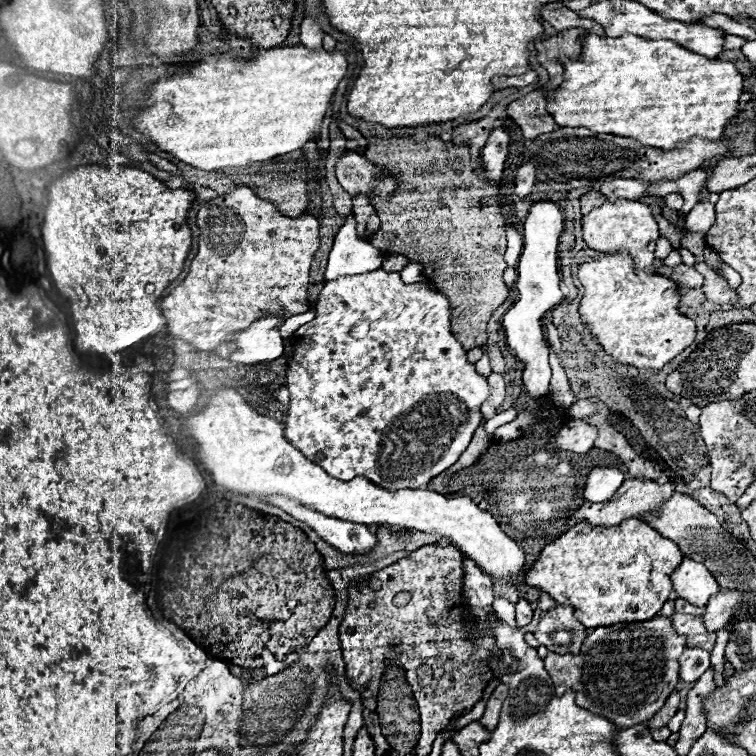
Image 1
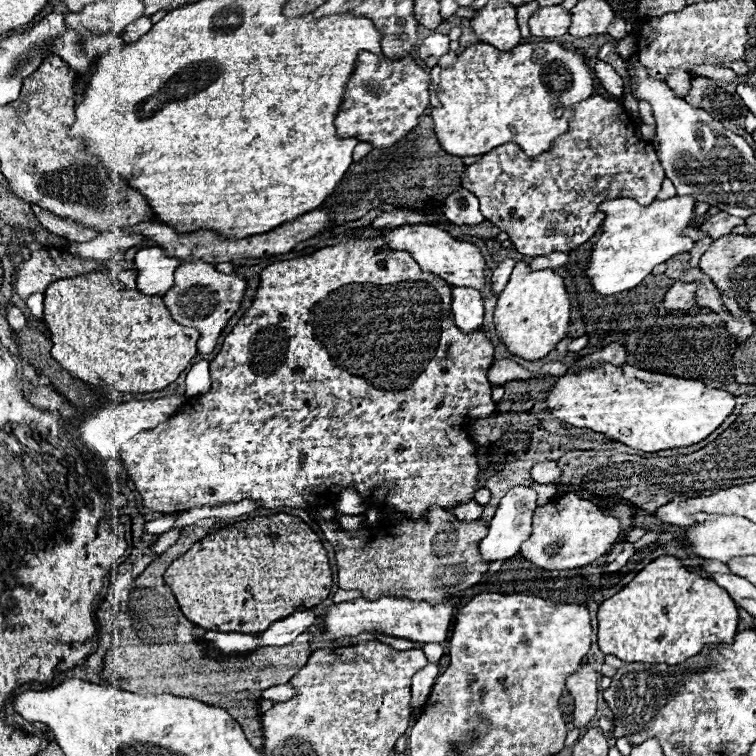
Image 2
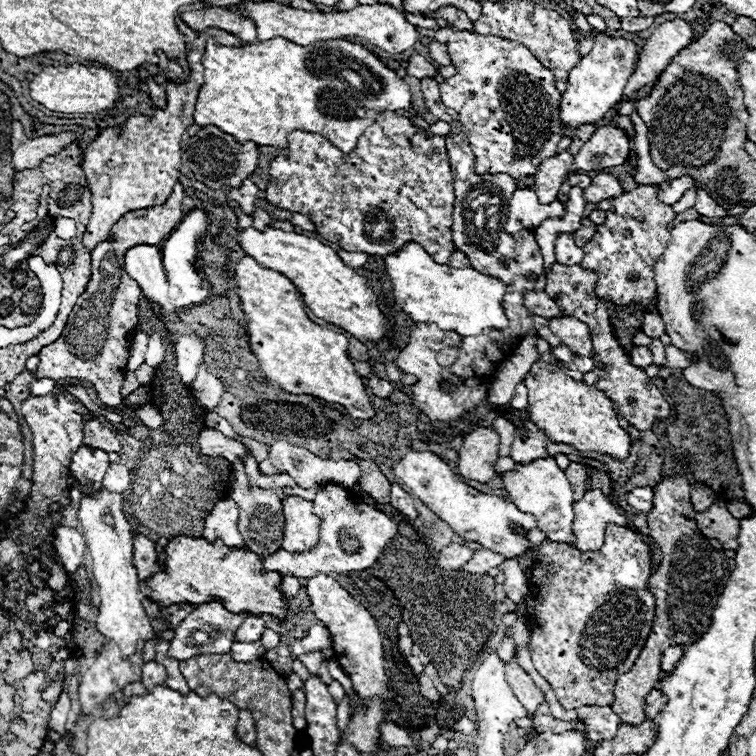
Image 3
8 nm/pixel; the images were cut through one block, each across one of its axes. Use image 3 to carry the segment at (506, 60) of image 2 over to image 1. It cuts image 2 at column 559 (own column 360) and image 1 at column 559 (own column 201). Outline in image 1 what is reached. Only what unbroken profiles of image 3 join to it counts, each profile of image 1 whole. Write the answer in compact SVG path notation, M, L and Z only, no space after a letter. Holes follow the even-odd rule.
M588 34L582 38L582 60L562 60L564 64L564 84L560 88L560 92L552 92L552 104L548 104L548 112L552 112L556 124L560 128L570 126L570 128L588 128L596 134L616 134L616 136L628 136L628 138L636 138L640 140L640 144L652 144L654 148L664 148L664 150L672 150L676 148L680 142L688 142L692 138L708 138L708 140L718 140L724 134L724 126L734 122L734 118L738 116L738 102L742 96L742 86L744 86L744 78L738 72L738 68L734 66L734 62L730 60L710 60L706 56L694 54L686 48L680 48L674 42L668 40L644 40L632 34L620 36L620 38L600 38L596 34Z

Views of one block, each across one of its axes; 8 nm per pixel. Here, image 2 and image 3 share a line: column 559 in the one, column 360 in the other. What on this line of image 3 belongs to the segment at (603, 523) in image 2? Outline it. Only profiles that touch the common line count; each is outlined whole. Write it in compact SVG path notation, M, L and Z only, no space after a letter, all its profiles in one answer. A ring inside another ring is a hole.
M334 484L318 488L318 494L314 498L314 514L320 516L318 548L304 554L290 554L280 548L272 556L262 558L264 572L278 572L282 578L310 578L318 572L344 574L366 570L378 560L386 544L398 536L398 524L392 522L384 512L364 504L356 494L350 494L350 490L344 490Z

